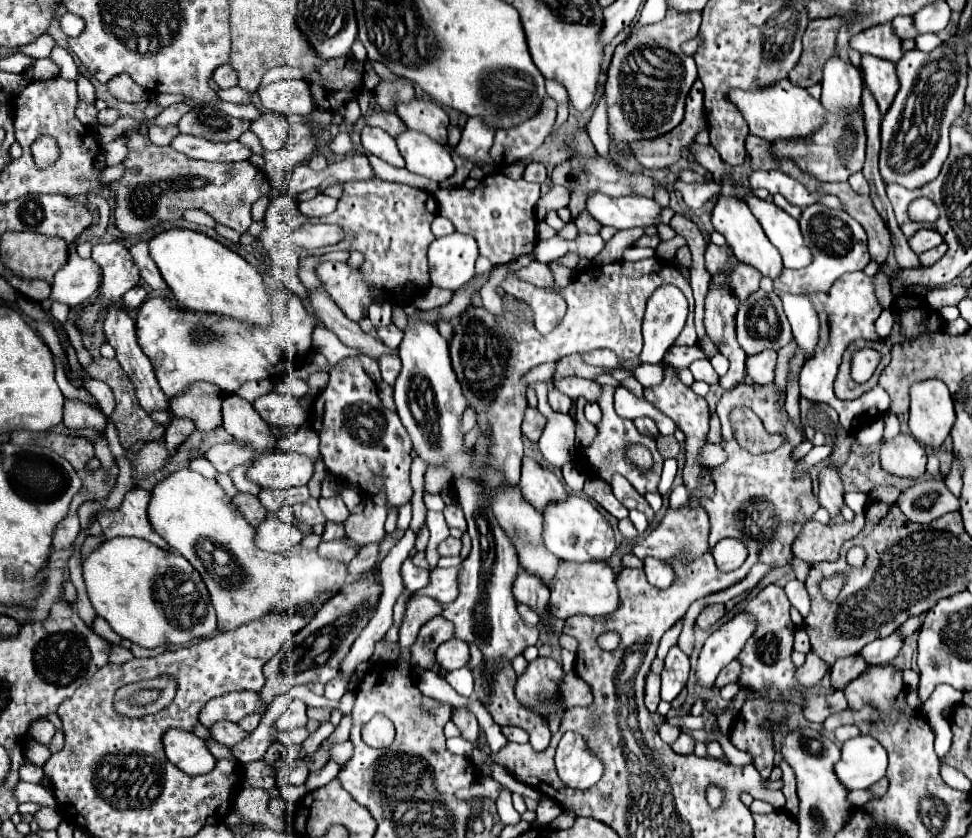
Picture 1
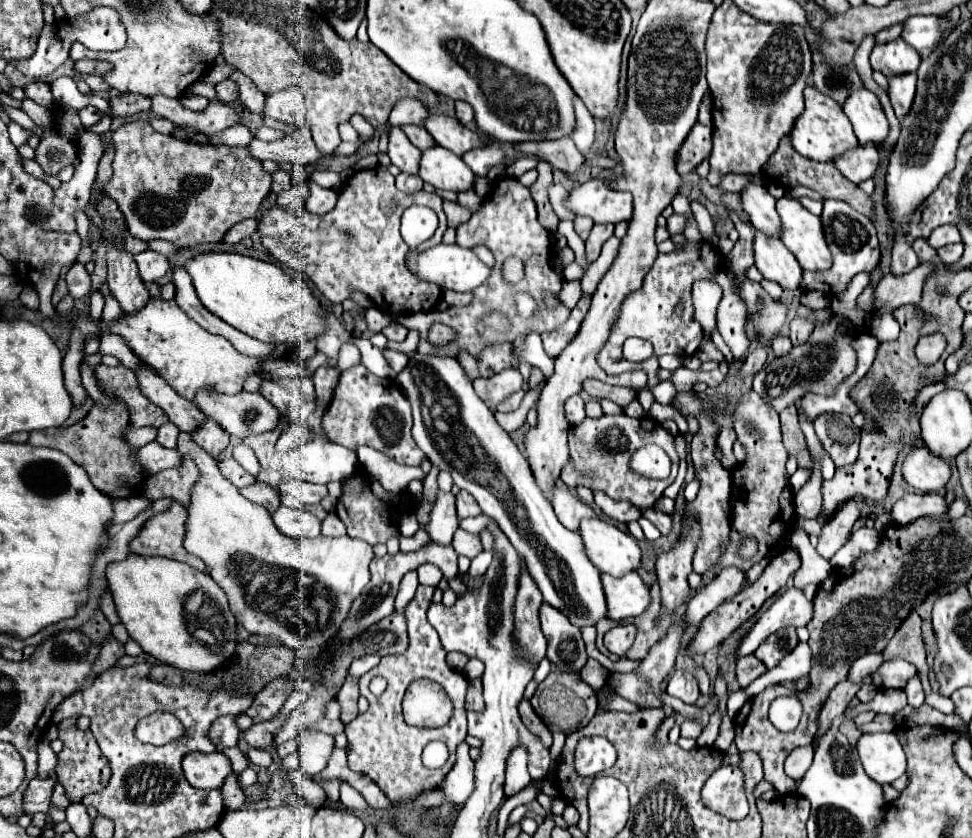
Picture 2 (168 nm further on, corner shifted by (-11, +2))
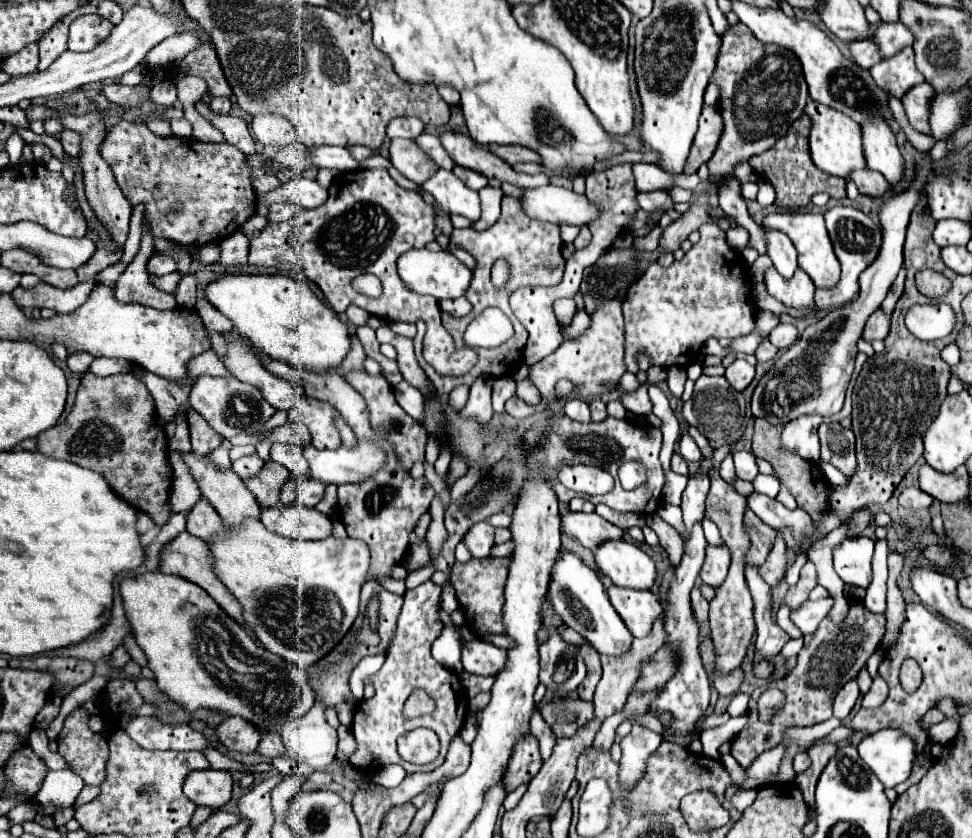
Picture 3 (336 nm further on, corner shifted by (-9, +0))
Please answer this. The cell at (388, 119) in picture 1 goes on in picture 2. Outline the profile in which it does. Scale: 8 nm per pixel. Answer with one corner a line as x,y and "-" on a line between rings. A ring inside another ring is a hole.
403,125
401,127
401,131
409,137
409,141
417,147
417,149
427,149
427,147
431,147
431,145
435,145
435,141
429,137
429,133
425,131
425,127
417,127
417,125

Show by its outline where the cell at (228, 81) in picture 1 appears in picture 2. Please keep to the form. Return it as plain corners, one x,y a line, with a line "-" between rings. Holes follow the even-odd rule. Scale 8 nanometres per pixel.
225,79
217,85
217,95
219,95
221,103
233,103
239,97
239,87
233,79

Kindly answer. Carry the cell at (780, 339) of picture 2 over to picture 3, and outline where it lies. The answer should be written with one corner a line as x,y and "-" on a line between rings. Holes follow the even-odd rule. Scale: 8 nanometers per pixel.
781,323
769,333
769,341
777,347
789,347
795,339
797,339
797,327
789,323

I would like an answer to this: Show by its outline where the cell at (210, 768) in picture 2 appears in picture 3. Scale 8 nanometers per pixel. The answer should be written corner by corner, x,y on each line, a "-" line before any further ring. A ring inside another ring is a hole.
193,771
185,779
183,793
195,803
209,809
221,809
231,799
231,775
227,771

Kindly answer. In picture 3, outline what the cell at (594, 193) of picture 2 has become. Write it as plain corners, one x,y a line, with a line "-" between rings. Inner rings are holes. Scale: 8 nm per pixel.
551,183
537,189
523,189
519,201
531,219
555,225
587,225
599,215
597,207
585,195

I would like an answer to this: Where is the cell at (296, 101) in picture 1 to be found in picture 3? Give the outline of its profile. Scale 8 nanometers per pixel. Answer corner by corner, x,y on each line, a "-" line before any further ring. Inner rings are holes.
255,115
251,129
263,145
271,147
287,147
297,143
297,133
293,125
281,115

